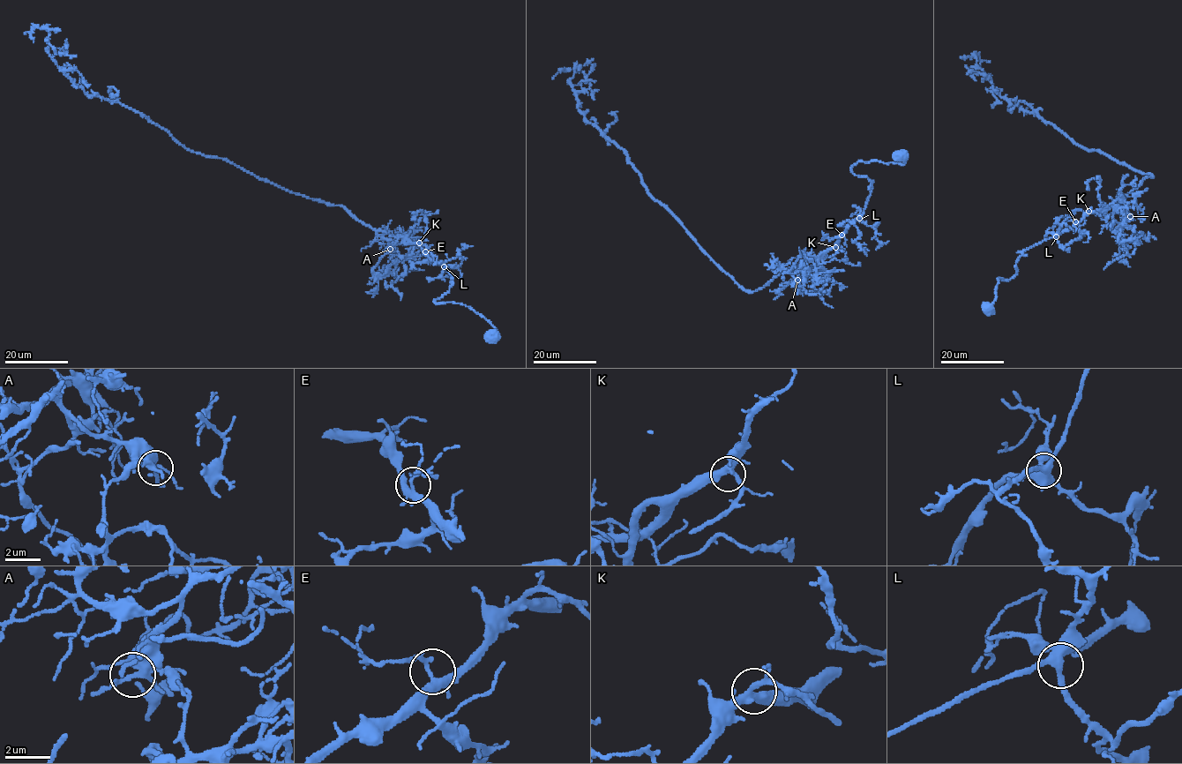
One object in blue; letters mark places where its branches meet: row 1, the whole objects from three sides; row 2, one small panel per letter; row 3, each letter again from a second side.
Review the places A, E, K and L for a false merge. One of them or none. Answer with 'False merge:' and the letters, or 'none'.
False merge: A

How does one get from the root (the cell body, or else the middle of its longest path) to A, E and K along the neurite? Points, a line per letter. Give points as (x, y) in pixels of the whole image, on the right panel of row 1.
A: (990, 308), (998, 279), (1013, 278), (1016, 261), (1026, 250), (1111, 204), (1130, 216)
E: (990, 308), (997, 295), (998, 279), (1007, 280), (1013, 278), (1020, 256), (1026, 250), (1066, 231), (1075, 221)
K: (990, 308), (997, 295), (998, 279), (1007, 280), (1013, 278), (1020, 256), (1026, 250), (1066, 231), (1088, 211)

